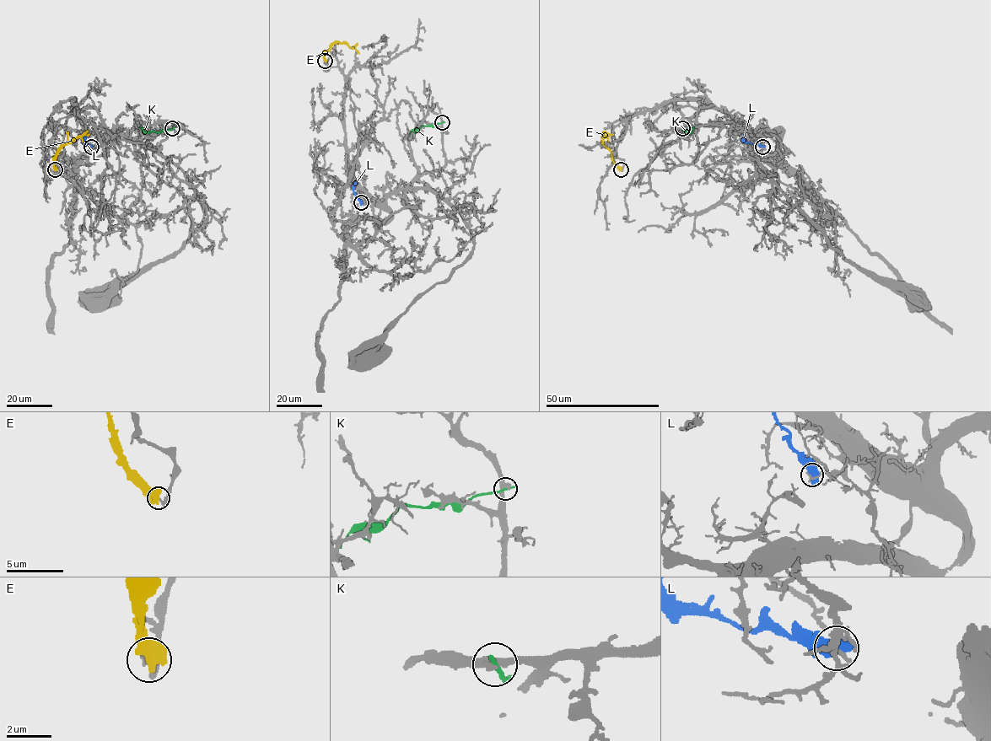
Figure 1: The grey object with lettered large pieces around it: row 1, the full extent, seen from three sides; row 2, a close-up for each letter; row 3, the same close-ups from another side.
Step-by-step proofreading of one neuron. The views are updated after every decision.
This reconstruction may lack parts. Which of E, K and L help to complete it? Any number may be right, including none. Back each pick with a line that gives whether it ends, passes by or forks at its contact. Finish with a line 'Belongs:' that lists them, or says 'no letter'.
Belongs: no letter

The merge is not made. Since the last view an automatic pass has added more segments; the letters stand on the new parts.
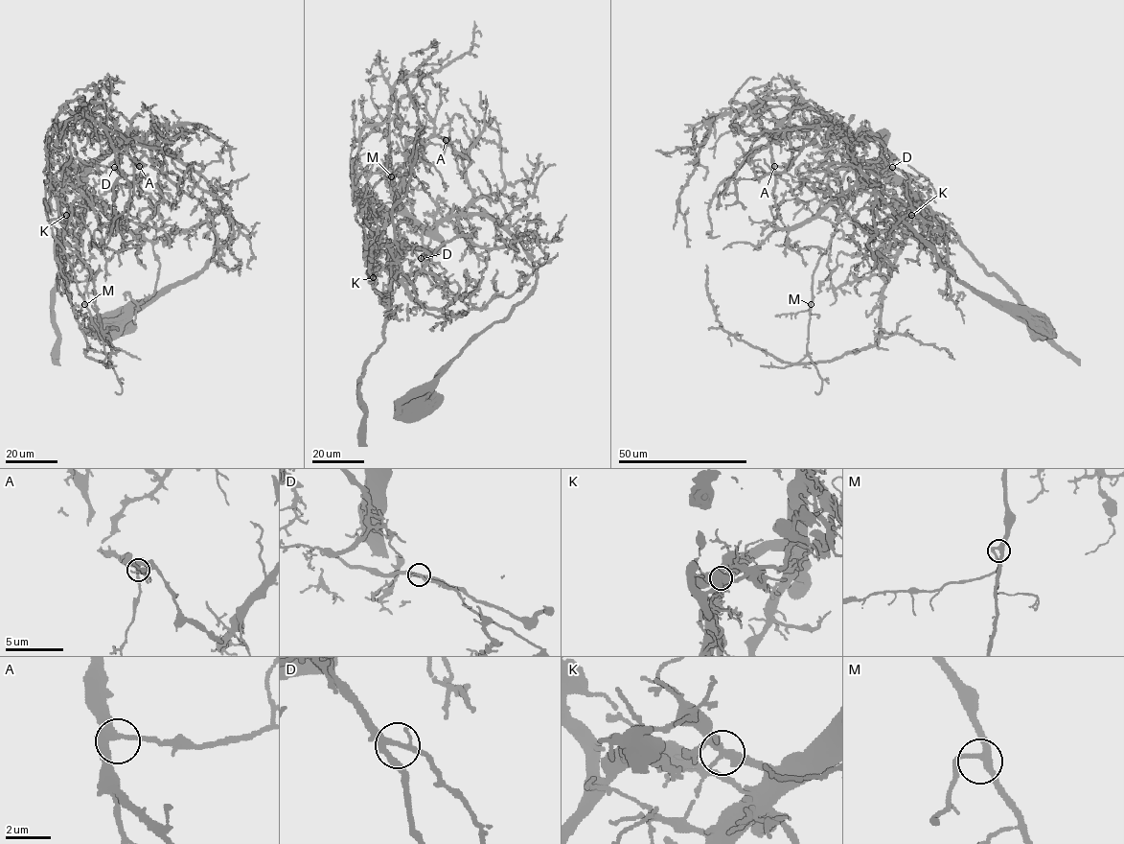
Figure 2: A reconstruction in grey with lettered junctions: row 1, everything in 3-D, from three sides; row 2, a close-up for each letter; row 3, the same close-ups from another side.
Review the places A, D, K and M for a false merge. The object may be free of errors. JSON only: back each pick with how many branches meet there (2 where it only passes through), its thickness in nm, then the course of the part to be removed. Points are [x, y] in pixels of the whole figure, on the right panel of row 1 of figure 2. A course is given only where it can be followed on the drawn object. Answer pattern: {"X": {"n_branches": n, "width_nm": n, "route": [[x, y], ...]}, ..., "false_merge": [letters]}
{"K": {"n_branches": 3, "width_nm": 280, "route": [[911, 214], [883, 231], [854, 222], [832, 159], [805, 138], [767, 132], [745, 105], [730, 102], [754, 78]]}, "false_merge": ["K"]}

